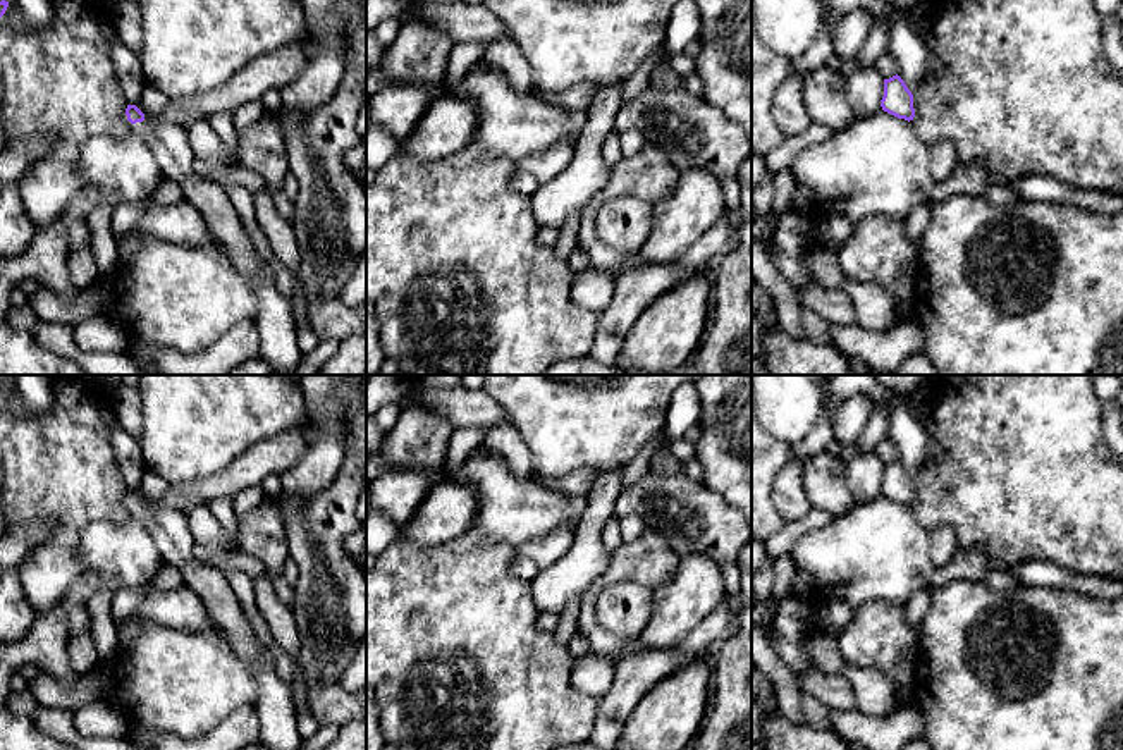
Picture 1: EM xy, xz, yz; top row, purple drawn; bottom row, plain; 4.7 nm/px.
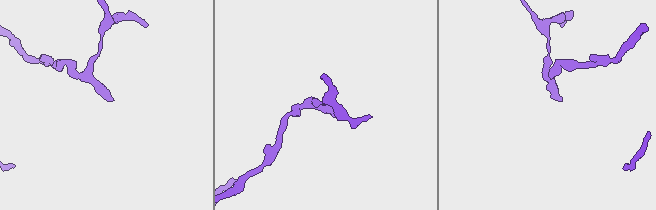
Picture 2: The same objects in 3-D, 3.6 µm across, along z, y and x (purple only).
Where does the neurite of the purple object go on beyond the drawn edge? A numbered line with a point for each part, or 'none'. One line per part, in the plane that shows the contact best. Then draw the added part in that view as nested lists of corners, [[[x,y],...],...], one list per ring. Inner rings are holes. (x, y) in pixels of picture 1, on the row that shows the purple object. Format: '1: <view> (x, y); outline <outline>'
1: xy (169, 143); outline [[[136,122],[131,129],[144,139],[167,179],[175,181],[184,198],[205,217],[210,234],[224,244],[234,267],[253,284],[258,298],[255,323],[260,334],[260,356],[273,375],[294,375],[303,353],[292,306],[275,282],[258,275],[258,253],[225,189],[194,170],[194,153],[186,127],[172,122]]]

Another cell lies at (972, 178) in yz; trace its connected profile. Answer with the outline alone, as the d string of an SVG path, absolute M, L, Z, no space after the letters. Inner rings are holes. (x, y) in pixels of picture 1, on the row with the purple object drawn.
M984 163L954 165L953 172L936 182L930 203L939 205L958 194L984 194L992 186Z

